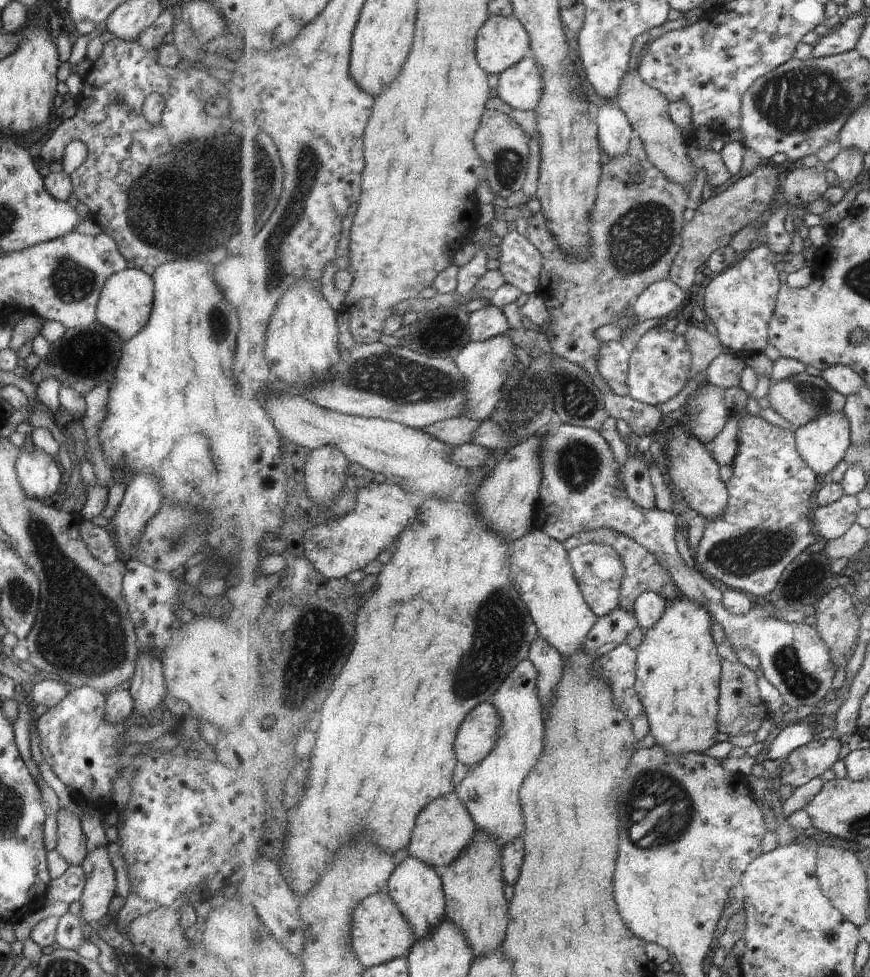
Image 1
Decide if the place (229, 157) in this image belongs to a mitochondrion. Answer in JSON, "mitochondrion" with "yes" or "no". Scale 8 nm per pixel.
{"mitochondrion":"yes"}

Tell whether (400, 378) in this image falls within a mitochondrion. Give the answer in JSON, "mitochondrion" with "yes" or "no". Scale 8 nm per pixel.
{"mitochondrion":"yes"}

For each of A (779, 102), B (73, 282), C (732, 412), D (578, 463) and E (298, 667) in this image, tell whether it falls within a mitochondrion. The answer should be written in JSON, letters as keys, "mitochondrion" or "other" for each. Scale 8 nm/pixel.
{"A":"mitochondrion","B":"mitochondrion","C":"other","D":"mitochondrion","E":"mitochondrion"}

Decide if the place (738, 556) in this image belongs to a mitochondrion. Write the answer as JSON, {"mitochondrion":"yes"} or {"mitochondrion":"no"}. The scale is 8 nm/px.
{"mitochondrion":"yes"}

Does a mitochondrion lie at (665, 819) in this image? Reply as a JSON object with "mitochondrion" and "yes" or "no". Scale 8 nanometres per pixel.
{"mitochondrion":"yes"}

